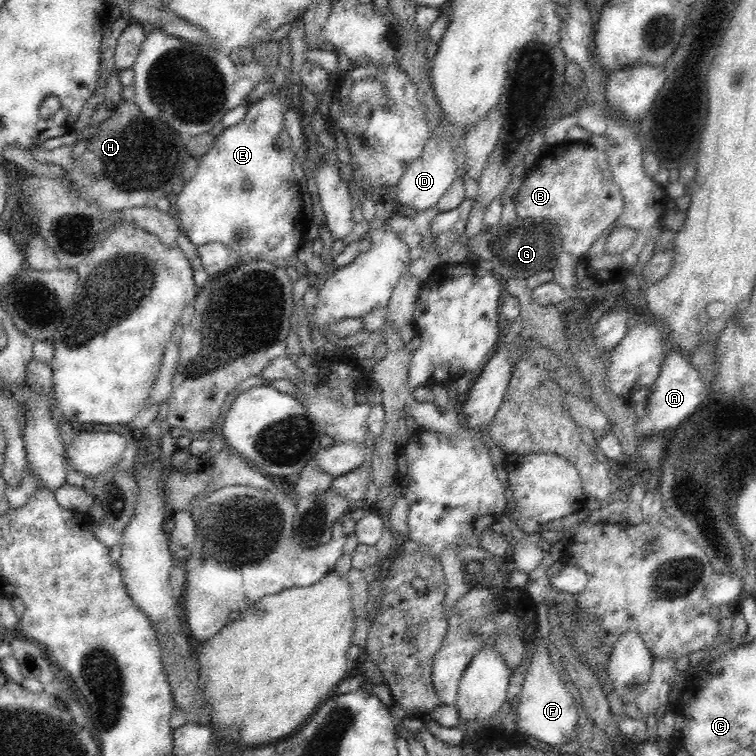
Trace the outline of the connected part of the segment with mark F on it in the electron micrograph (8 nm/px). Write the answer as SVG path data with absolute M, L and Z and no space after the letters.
M544 603L537 605L538 628L535 631L535 649L519 692L518 718L513 727L558 748L561 744L570 743L571 738L576 735L579 707L574 703L574 696L566 688L566 682L560 672L550 661L552 651L548 638L551 629L547 618L549 608Z

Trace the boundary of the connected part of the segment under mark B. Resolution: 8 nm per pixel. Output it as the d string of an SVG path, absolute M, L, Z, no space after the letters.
M589 142L560 143L550 145L543 150L538 159L528 168L524 181L517 193L512 196L512 200L518 217L546 218L554 221L559 228L563 251L573 254L578 259L583 258L594 241L610 229L624 210L624 199L620 187L613 181L606 151L596 149Z

